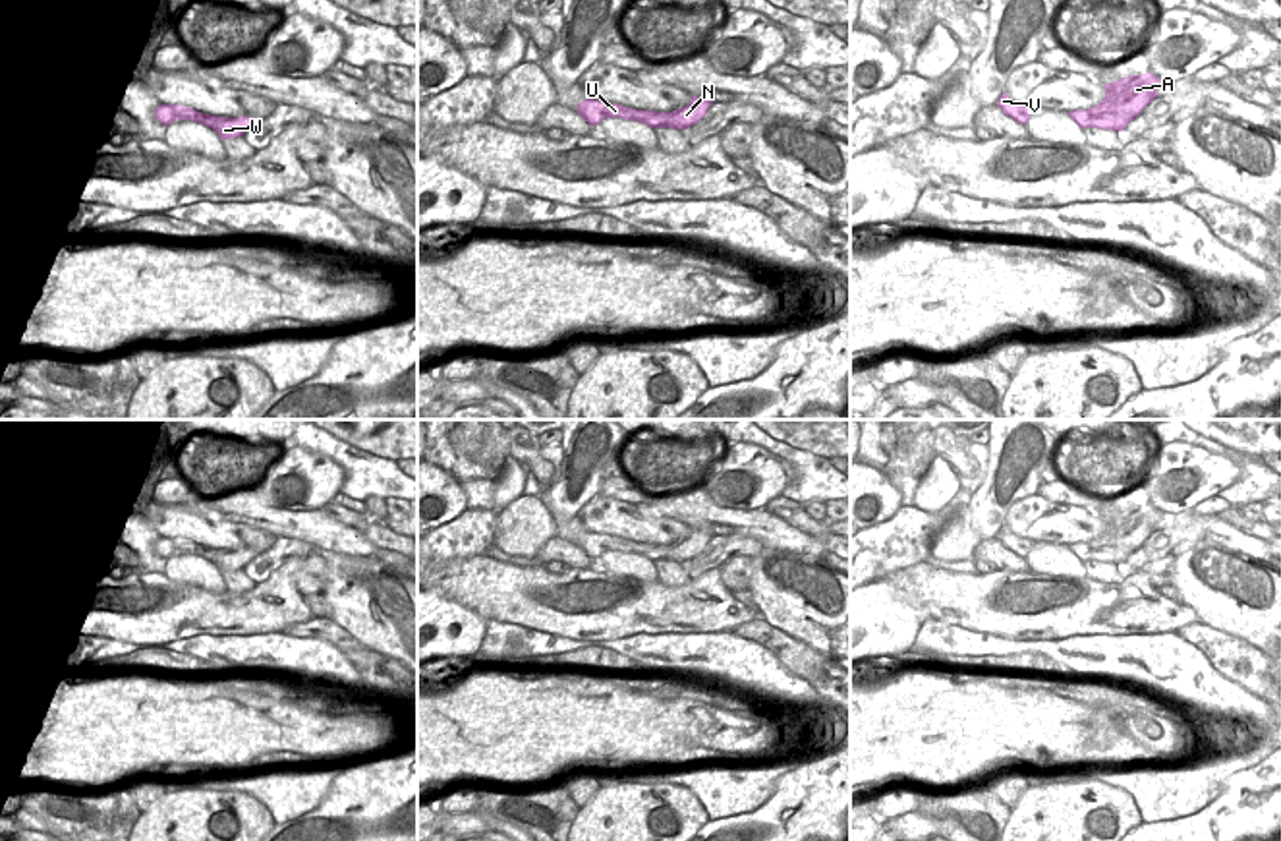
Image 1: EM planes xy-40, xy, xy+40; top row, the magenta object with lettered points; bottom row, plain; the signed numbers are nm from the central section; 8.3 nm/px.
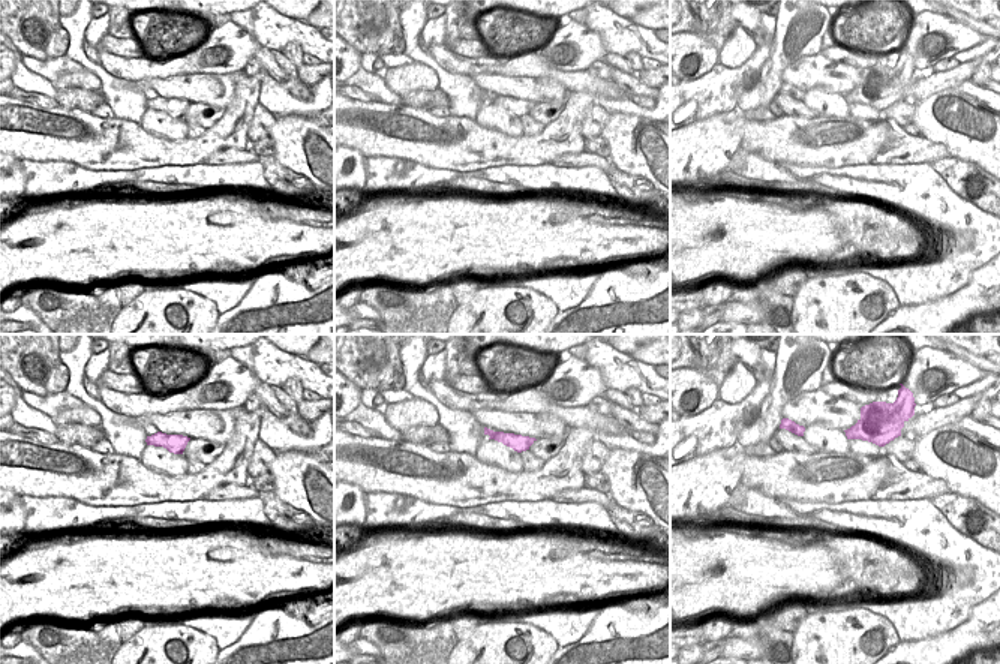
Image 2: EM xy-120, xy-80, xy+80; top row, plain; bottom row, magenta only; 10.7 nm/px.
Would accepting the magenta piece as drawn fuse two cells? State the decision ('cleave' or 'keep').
cleave

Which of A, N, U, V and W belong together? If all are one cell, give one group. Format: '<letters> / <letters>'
A N W / U V

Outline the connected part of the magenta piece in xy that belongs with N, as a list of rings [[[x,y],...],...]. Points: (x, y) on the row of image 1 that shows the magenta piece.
[[[692,97],[692,101],[684,108],[672,112],[645,110],[636,122],[641,122],[649,128],[688,130],[707,114],[711,104],[713,102],[707,99]]]

